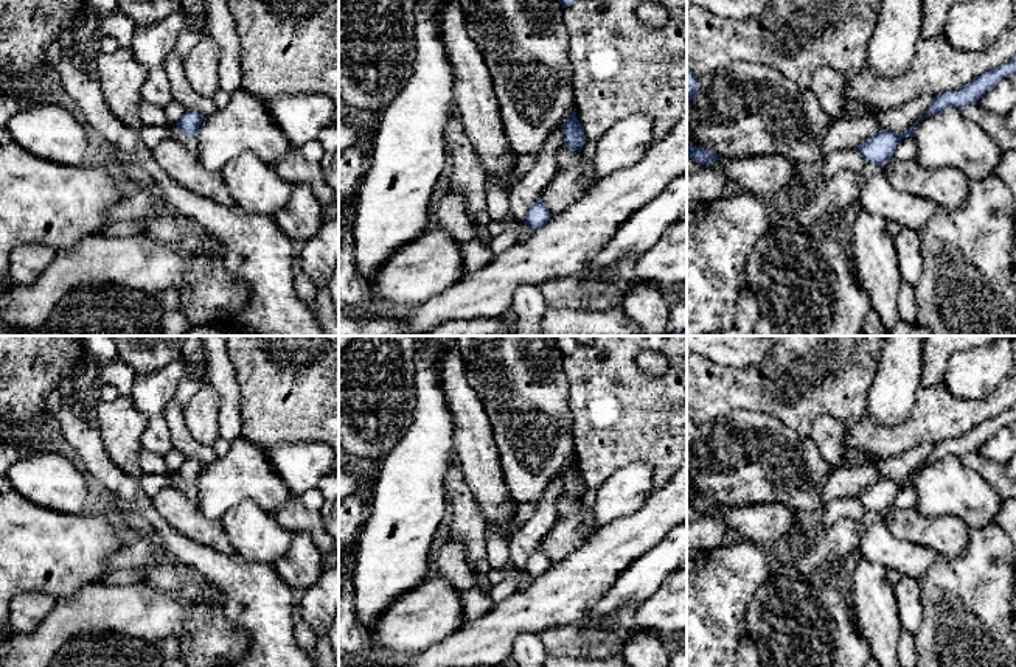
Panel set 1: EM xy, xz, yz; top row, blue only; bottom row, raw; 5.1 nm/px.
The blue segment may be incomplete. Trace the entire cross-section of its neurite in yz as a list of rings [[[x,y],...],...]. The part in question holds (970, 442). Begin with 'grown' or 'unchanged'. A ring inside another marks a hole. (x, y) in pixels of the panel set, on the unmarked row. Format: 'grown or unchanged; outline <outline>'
unchanged; outline [[[1016,404],[1008,410],[996,415],[994,418],[988,418],[980,424],[974,426],[968,432],[962,434],[960,437],[943,440],[934,445],[932,452],[926,459],[923,465],[935,463],[948,456],[962,457],[968,452],[979,452],[979,448],[993,437],[993,434],[1011,423],[1016,421]]]

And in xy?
unchanged; outline [[[186,459],[186,460],[182,463],[182,466],[177,470],[176,474],[177,474],[183,482],[191,484],[191,485],[196,485],[199,476],[200,476],[200,473],[202,473],[202,468],[204,468],[204,465],[199,463],[197,460],[188,460],[188,459]]]

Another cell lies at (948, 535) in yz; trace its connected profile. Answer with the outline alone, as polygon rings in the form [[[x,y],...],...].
[[[890,507],[881,515],[890,533],[899,540],[951,558],[962,557],[968,550],[969,527],[955,515],[926,518],[915,507]]]

